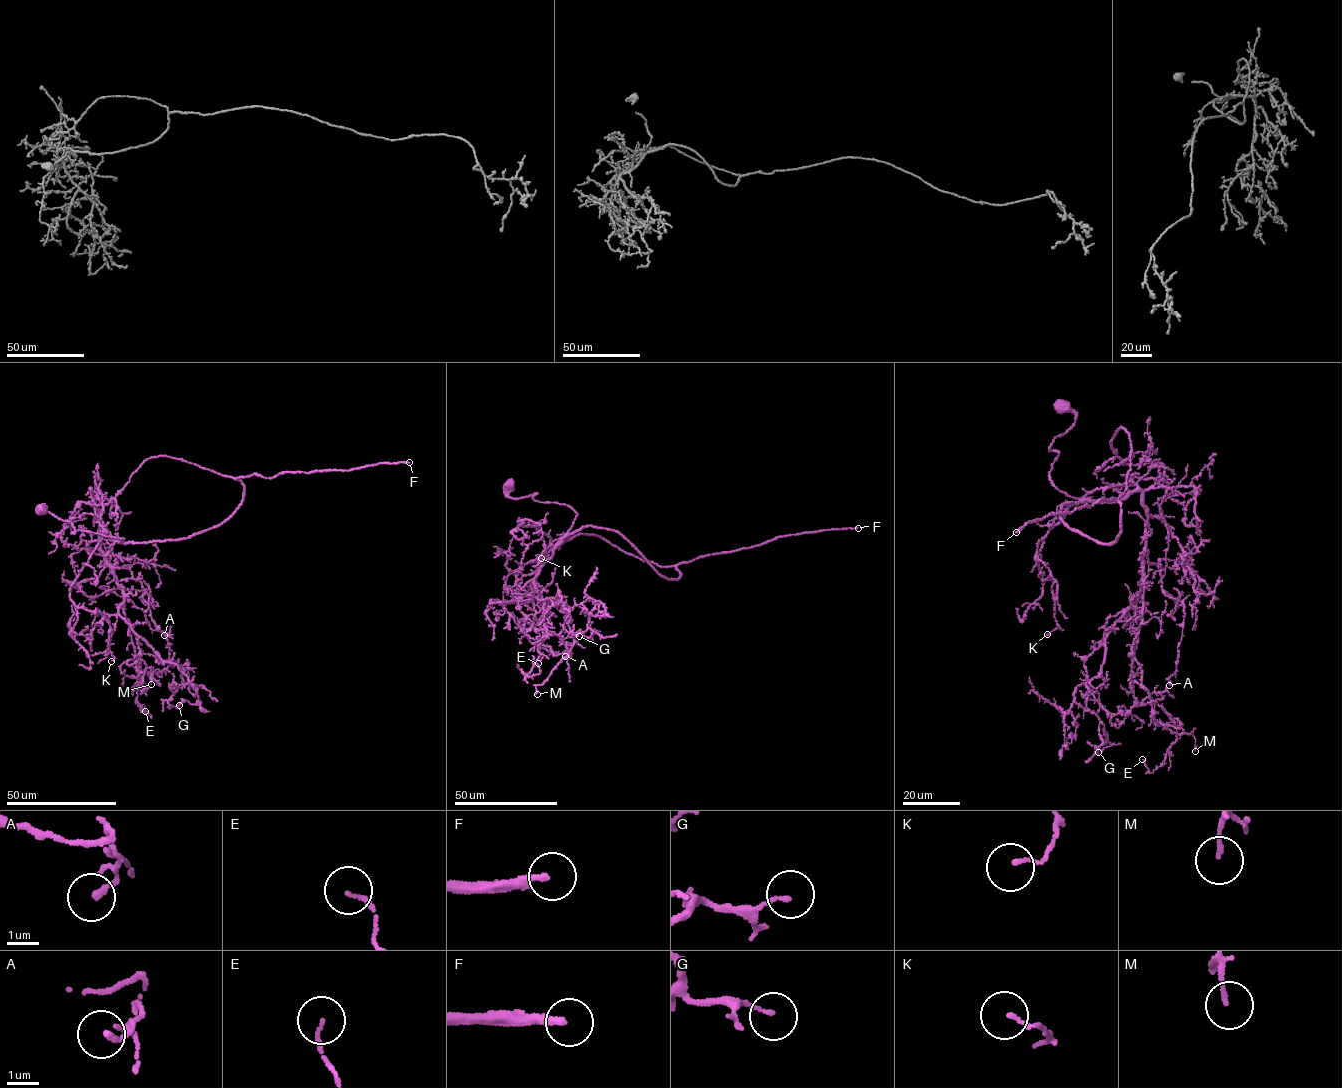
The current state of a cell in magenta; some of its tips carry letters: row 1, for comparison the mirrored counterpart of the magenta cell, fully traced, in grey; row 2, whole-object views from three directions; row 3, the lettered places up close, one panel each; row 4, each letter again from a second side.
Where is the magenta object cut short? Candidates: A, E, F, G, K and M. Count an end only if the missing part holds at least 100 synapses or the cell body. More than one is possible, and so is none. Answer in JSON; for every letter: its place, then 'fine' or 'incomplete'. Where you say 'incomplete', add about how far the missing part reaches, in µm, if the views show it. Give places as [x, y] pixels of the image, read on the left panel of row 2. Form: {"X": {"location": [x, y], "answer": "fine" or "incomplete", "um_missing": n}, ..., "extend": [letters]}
{"A": {"location": [164, 635], "answer": "fine"}, "E": {"location": [145, 711], "answer": "fine"}, "F": {"location": [409, 462], "answer": "incomplete", "um_missing": 250}, "G": {"location": [179, 705], "answer": "fine"}, "K": {"location": [111, 661], "answer": "fine"}, "M": {"location": [151, 684], "answer": "fine"}, "extend": ["F"]}

